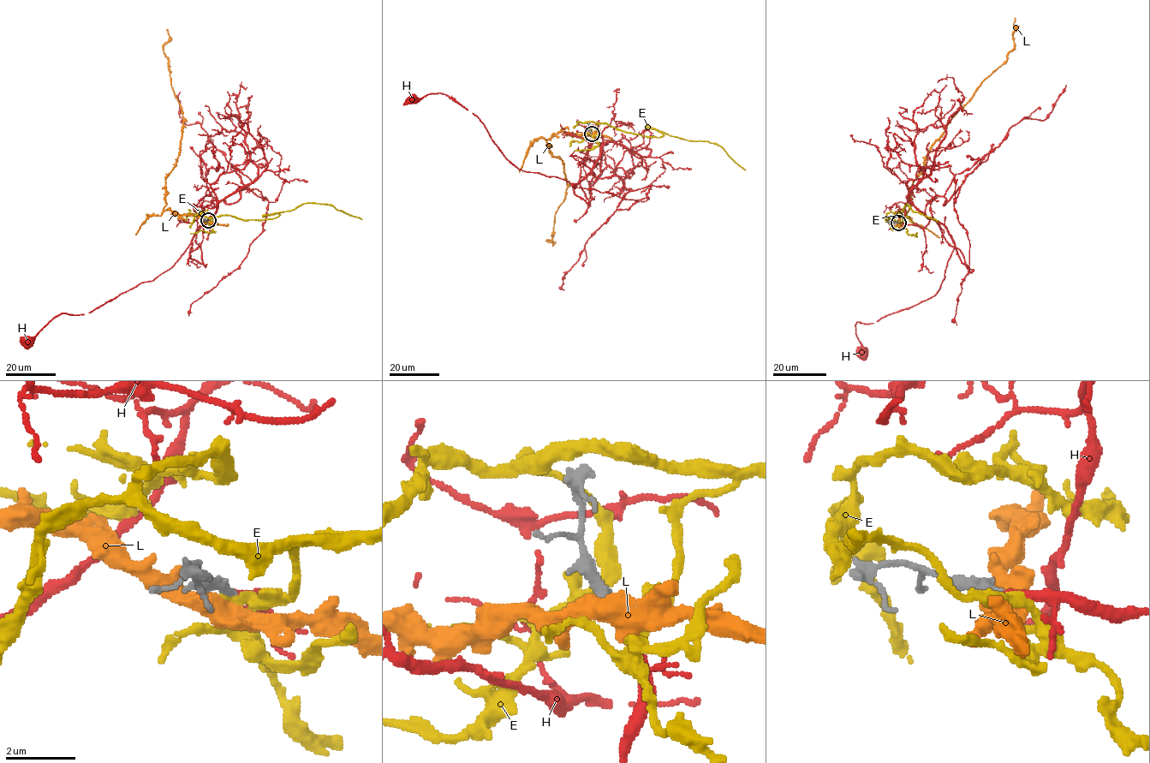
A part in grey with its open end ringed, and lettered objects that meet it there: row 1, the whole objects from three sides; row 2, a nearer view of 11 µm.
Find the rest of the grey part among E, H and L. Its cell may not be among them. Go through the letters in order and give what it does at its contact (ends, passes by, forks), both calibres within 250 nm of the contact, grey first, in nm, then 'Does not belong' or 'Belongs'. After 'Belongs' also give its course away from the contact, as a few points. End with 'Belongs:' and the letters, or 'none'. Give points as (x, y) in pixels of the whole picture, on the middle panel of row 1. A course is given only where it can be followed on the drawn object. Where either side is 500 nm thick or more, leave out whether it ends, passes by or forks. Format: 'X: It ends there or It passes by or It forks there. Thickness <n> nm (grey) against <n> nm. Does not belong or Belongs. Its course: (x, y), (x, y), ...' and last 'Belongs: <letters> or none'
E: It ends there. Thickness 320 nm (grey) against 260 nm. Does not belong
H: It ends there. Thickness 300 nm (grey) against 300 nm. Belongs. Its course: (591, 134), (587, 157), (593, 169), (573, 185), (514, 166), (482, 122), (445, 94), (410, 97)
L: Thickness 360 nm (grey) against 550 nm. Does not belong
Belongs: H

